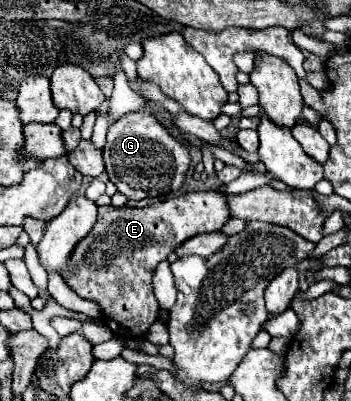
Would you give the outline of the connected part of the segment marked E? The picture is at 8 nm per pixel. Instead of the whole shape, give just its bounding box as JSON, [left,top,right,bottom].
[65,192,231,338]

